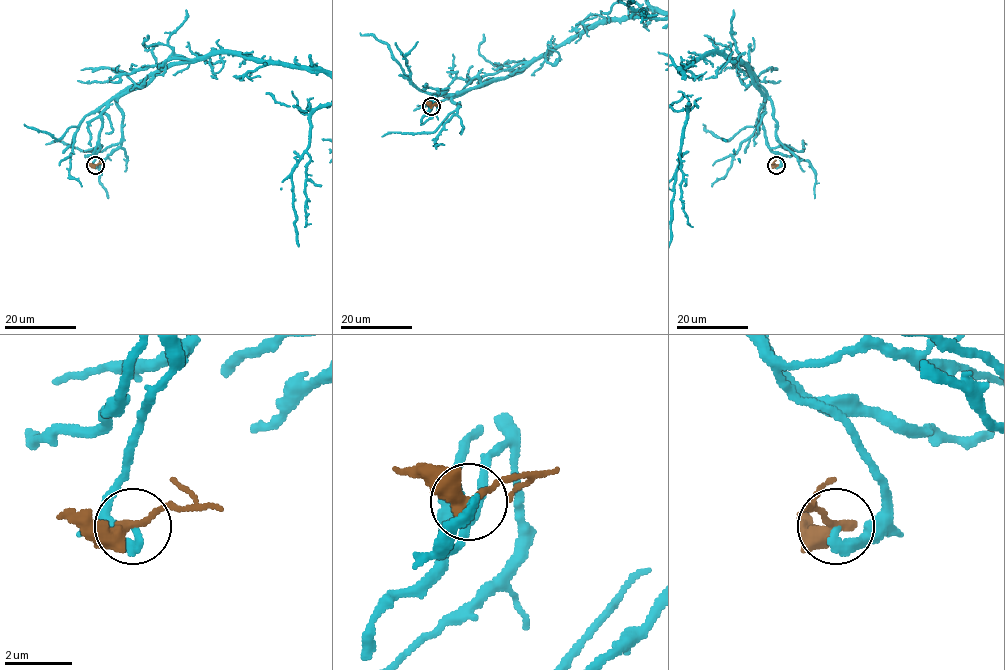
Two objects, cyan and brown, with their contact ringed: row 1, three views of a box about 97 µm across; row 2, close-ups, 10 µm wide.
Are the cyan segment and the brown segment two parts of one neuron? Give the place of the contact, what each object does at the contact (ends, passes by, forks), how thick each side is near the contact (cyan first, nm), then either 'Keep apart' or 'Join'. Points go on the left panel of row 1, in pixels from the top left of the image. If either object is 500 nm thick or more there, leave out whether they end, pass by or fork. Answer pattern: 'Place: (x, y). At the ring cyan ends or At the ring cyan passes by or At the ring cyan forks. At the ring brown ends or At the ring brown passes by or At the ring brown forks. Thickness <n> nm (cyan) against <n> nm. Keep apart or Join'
Place: (95, 165). At the ring cyan ends. At the ring brown passes by. Thickness 280 nm (cyan) against 360 nm. Keep apart

